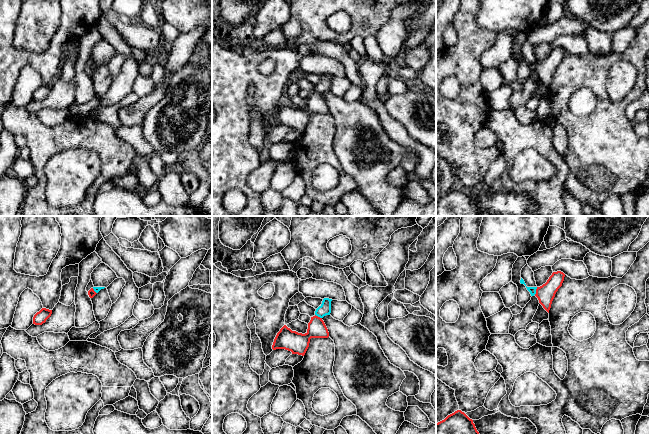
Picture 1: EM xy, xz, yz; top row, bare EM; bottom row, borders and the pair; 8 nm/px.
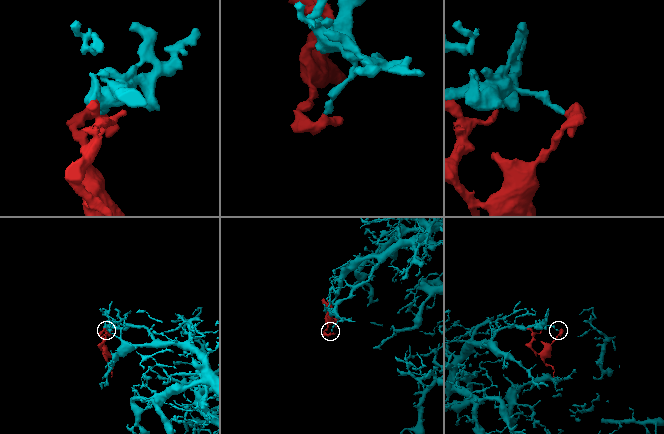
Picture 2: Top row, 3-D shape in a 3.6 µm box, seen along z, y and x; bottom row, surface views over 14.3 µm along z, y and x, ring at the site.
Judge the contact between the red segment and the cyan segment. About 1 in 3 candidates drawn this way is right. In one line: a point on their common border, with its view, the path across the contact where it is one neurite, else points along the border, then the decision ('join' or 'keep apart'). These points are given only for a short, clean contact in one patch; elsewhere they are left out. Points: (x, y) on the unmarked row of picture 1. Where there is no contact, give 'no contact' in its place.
contact yz (536, 67); border yz (537, 63), (534, 70); keep apart

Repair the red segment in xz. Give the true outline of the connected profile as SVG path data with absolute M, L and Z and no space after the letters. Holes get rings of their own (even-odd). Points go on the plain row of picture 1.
M318 92L311 93L308 99L308 105L305 110L292 107L286 101L284 101L277 109L272 125L285 125L291 127L292 130L298 130L304 132L310 119L311 114L328 114L328 105L322 96Z

